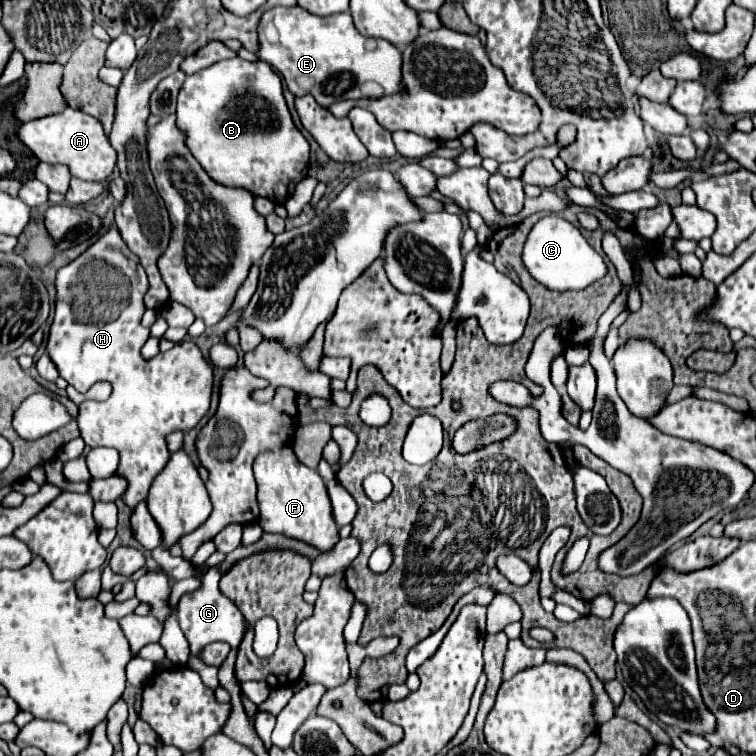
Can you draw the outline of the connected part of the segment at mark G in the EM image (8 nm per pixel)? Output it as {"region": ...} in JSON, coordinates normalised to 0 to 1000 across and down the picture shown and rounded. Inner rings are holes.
{"region":[[[279,750],[274,753],[274,758],[269,761],[269,774],[266,779],[255,782],[253,784],[245,784],[237,798],[234,798],[234,819],[237,819],[237,827],[239,827],[239,835],[245,837],[250,853],[253,853],[253,869],[247,874],[247,882],[253,882],[255,888],[261,888],[269,898],[269,903],[279,911],[287,911],[290,903],[287,903],[287,882],[276,882],[271,880],[269,874],[263,874],[263,864],[271,853],[282,851],[282,848],[298,848],[303,851],[306,856],[313,856],[324,840],[324,819],[321,813],[316,811],[316,806],[311,803],[311,798],[306,792],[300,792],[292,782],[290,782],[290,766],[292,766],[292,758],[290,758],[290,750]]]}

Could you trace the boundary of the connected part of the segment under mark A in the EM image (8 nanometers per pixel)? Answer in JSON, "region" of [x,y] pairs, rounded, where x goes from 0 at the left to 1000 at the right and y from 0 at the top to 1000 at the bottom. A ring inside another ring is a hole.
{"region":[[[89,142],[83,149],[30,163],[25,171],[25,184],[49,205],[52,213],[83,216],[94,224],[97,234],[112,239],[139,239],[155,216],[155,202],[147,194],[136,165],[126,155],[94,142]]]}

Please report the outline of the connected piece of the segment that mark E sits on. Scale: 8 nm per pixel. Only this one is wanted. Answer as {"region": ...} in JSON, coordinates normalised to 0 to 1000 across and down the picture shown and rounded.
{"region":[[[361,9],[348,17],[343,30],[343,75],[364,89],[372,102],[380,107],[380,115],[388,126],[406,126],[411,123],[422,139],[435,142],[451,131],[478,131],[478,128],[507,128],[538,120],[530,102],[530,67],[509,52],[488,52],[480,49],[464,25],[464,17],[443,17],[435,22],[419,22],[398,9]]]}

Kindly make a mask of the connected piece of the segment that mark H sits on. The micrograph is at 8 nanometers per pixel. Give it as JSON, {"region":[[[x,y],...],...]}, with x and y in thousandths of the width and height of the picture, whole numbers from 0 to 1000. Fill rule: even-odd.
{"region":[[[147,300],[128,321],[123,321],[110,337],[94,345],[75,361],[75,398],[73,422],[65,438],[62,467],[78,488],[78,496],[97,509],[104,520],[115,520],[123,507],[144,504],[149,520],[142,530],[110,530],[104,536],[104,567],[107,578],[118,591],[149,591],[160,599],[160,612],[155,628],[171,636],[163,663],[179,671],[184,663],[194,660],[194,649],[202,634],[224,610],[224,597],[218,591],[218,575],[229,570],[253,570],[276,544],[282,522],[282,483],[269,472],[266,462],[245,448],[229,462],[212,466],[200,475],[187,472],[187,459],[197,446],[197,438],[187,433],[187,417],[192,414],[189,390],[194,388],[194,364],[184,343],[173,348],[163,335],[147,329],[147,324],[165,324],[155,300]]]}

